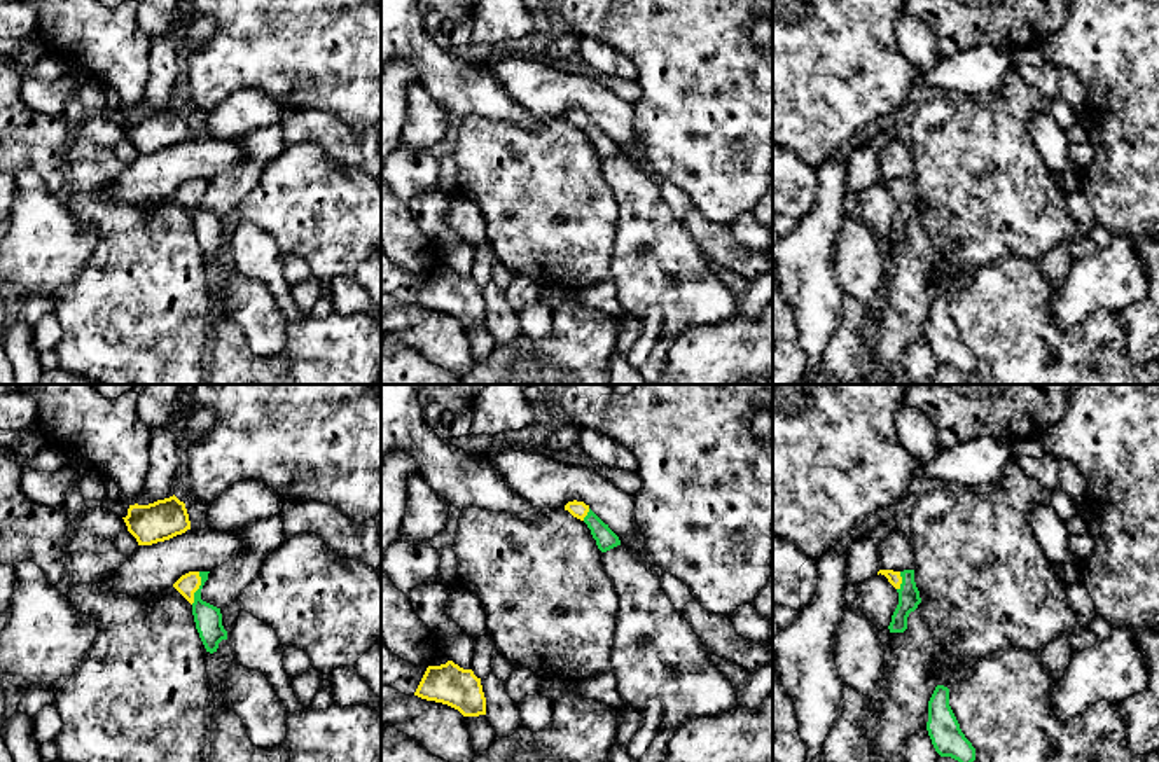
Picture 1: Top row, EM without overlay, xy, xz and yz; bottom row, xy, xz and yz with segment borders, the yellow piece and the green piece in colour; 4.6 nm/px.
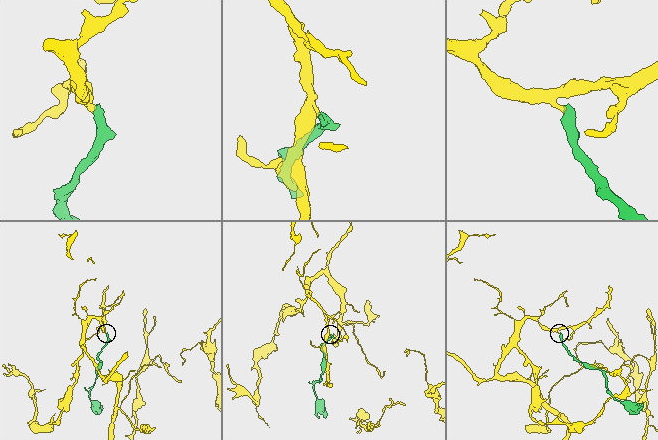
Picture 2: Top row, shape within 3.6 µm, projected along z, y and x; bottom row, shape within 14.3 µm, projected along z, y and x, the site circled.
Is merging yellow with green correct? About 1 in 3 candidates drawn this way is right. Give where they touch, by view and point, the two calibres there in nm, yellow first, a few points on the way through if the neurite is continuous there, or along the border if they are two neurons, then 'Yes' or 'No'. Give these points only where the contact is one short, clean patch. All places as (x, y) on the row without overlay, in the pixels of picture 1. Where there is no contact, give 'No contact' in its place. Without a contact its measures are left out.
Touches yellow at xy (198, 196). Thickness 100 nm (yellow) against 130 nm. Path across: xy (187, 193), (198, 196), (196, 210), (208, 228). Yes

